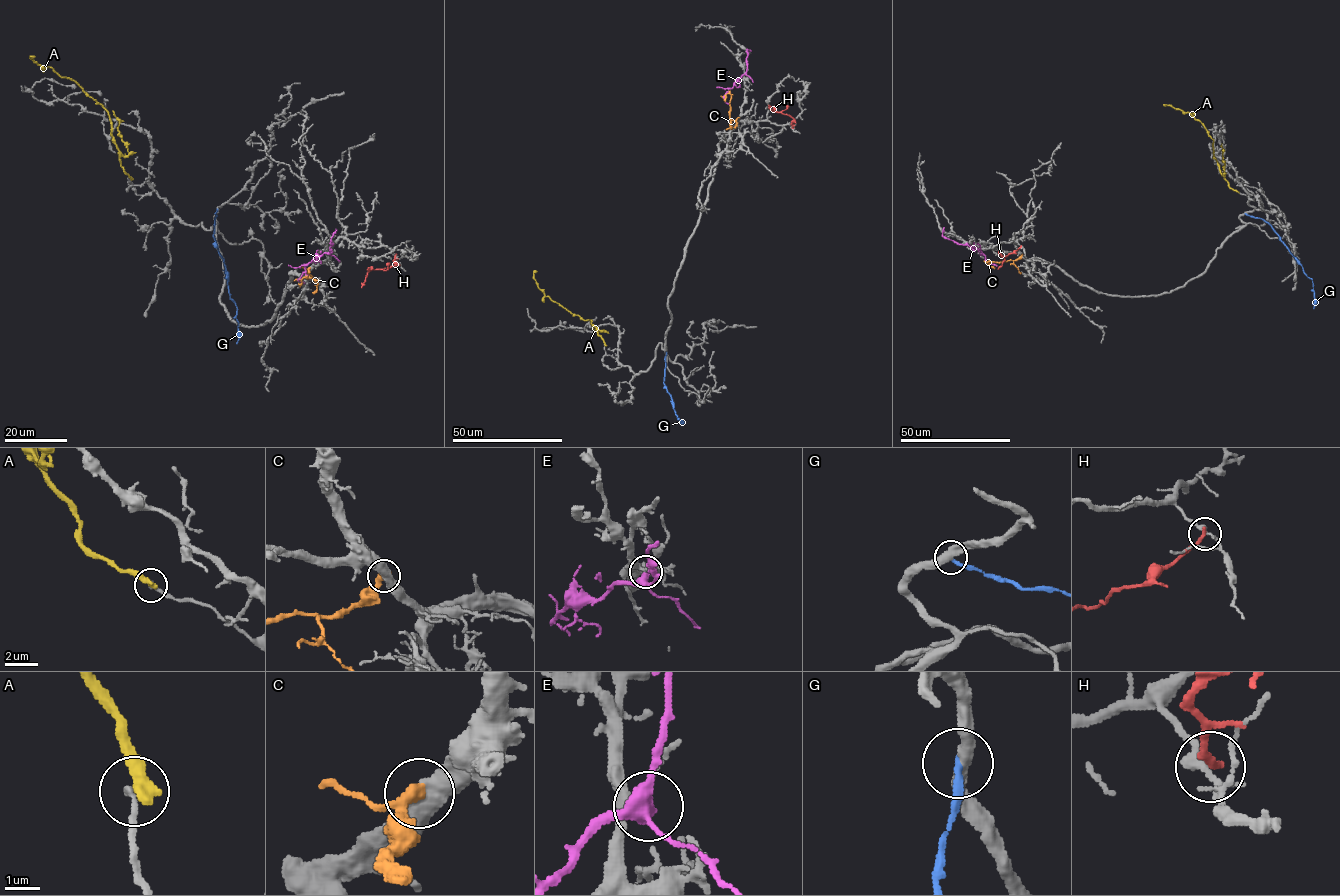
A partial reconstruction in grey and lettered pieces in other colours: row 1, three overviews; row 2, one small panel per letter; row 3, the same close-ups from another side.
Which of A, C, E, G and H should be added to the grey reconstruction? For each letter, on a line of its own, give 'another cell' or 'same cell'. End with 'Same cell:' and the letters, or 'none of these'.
A: another cell
C: another cell
E: another cell
G: another cell
H: another cell
Same cell: none of these

